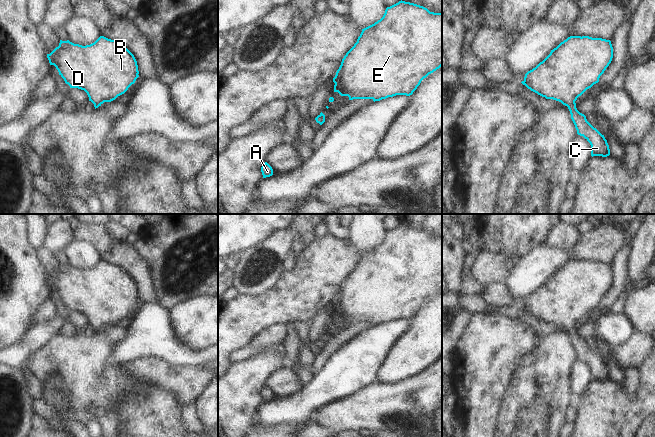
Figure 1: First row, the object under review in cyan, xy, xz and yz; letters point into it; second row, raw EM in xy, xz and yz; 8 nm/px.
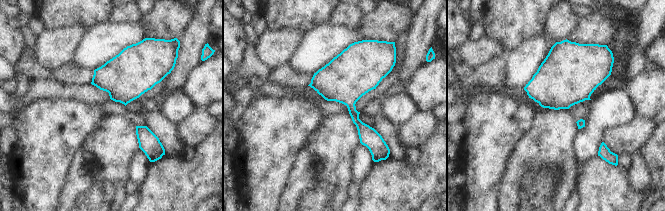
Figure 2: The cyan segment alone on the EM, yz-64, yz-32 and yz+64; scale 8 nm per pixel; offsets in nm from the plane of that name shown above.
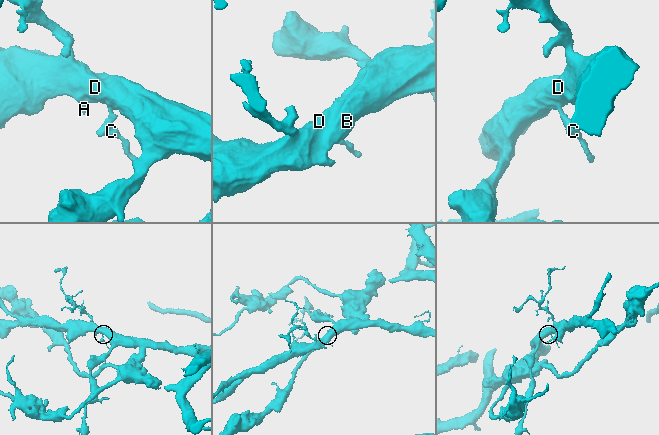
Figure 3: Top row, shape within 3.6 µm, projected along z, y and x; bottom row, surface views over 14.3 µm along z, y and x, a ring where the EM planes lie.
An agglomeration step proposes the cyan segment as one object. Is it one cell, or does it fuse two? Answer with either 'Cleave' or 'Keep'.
Keep

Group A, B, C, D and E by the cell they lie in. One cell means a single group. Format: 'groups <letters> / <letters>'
groups A B C D E

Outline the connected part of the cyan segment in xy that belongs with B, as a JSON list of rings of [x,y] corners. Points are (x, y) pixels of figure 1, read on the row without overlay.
[[[104,260],[86,270],[60,264],[59,270],[47,278],[47,282],[70,312],[78,312],[87,317],[95,333],[104,326],[111,326],[124,318],[139,301],[134,279],[124,268]]]

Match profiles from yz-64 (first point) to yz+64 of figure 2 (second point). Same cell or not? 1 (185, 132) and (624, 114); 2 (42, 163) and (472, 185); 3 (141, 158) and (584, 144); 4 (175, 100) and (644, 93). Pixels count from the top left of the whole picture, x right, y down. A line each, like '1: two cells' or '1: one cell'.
1: two cells
2: one cell
3: one cell
4: two cells

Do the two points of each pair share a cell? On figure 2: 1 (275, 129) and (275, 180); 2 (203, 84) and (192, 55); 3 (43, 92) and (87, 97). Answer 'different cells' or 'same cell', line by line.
1: same cell
2: different cells
3: same cell

